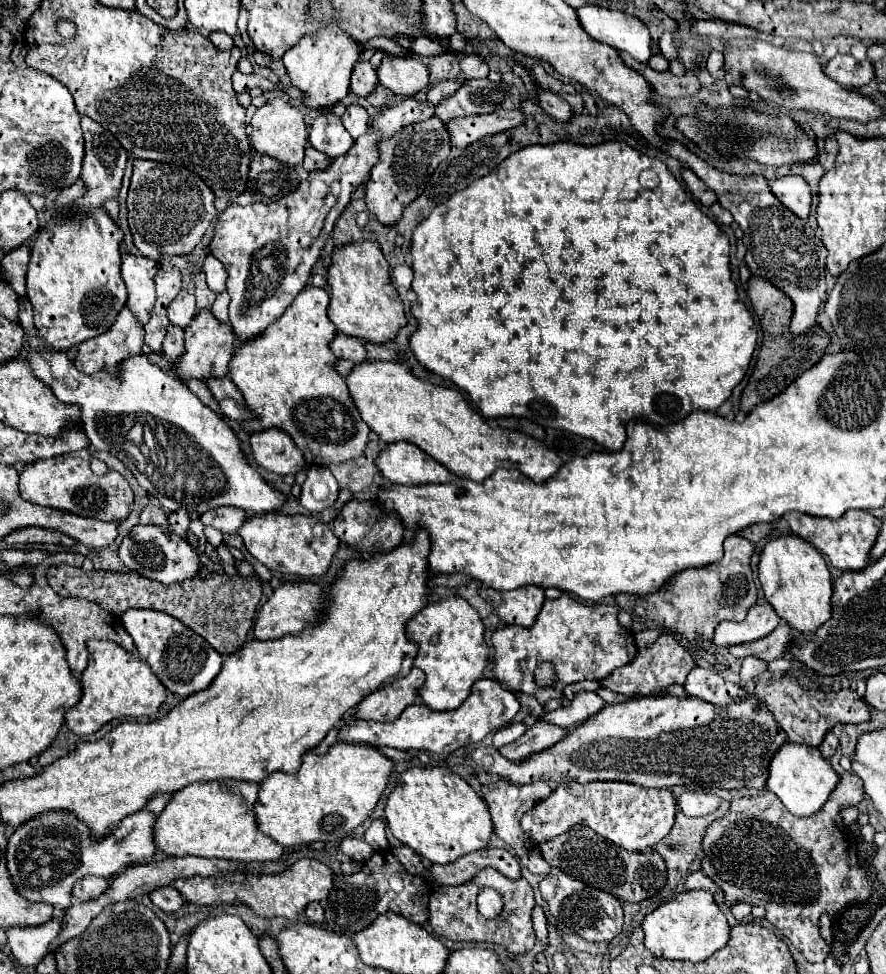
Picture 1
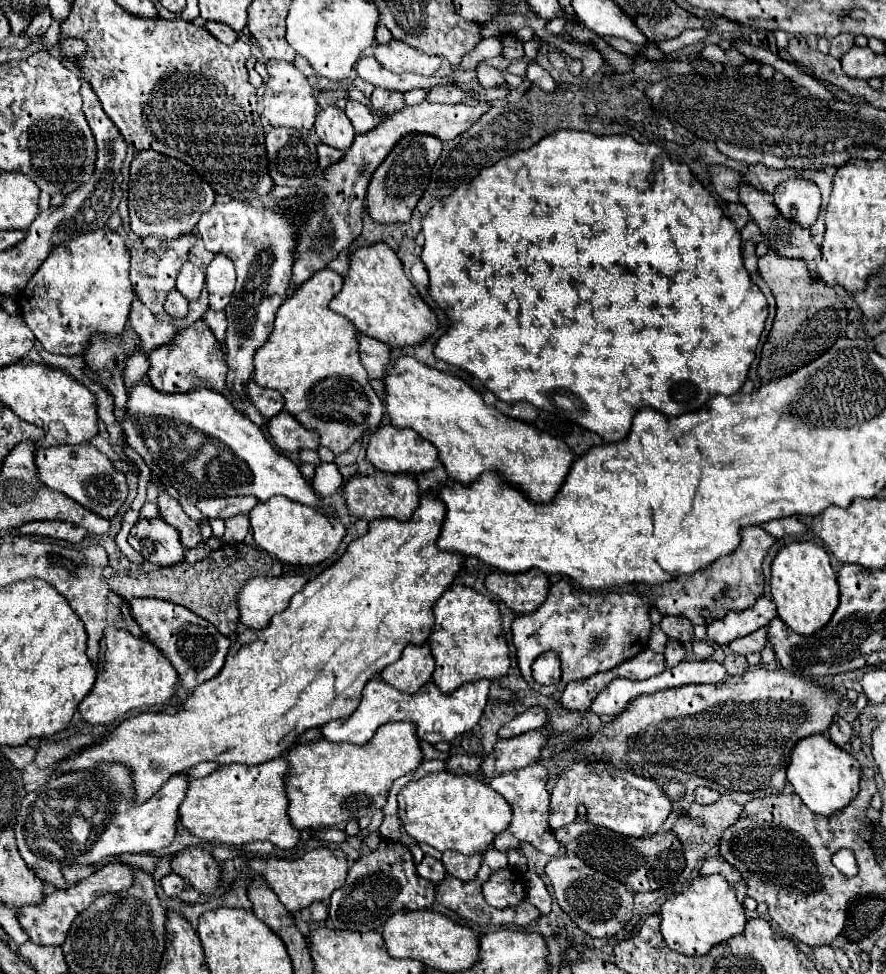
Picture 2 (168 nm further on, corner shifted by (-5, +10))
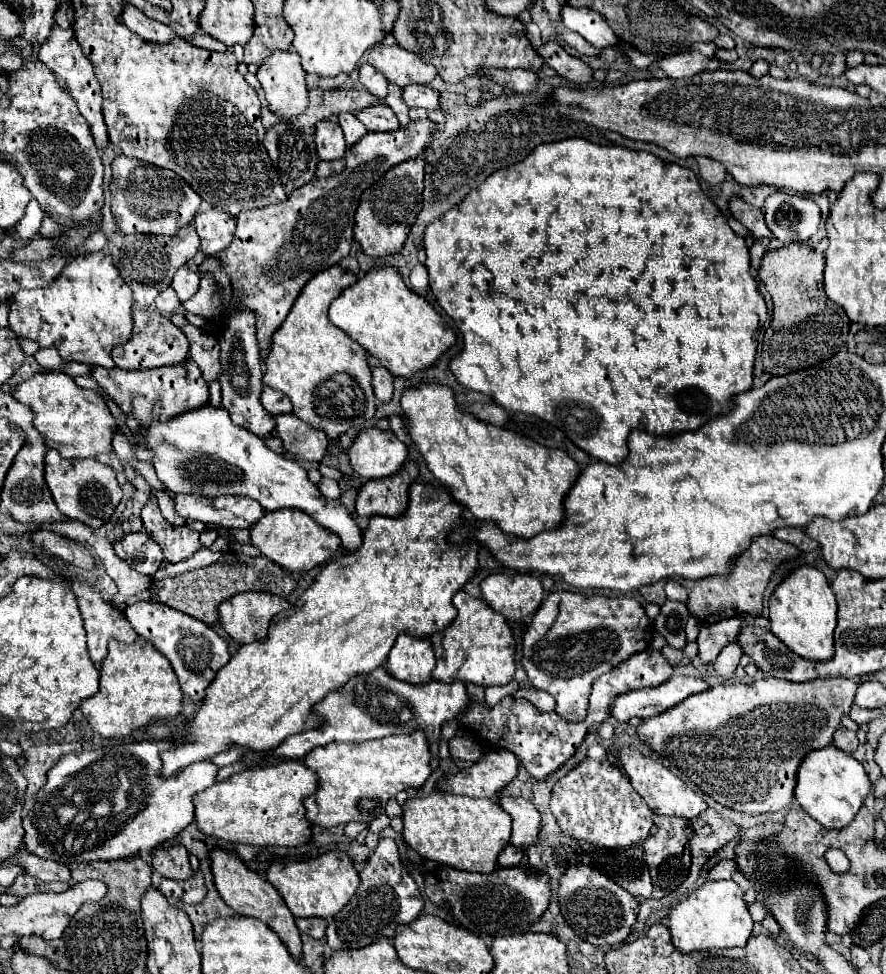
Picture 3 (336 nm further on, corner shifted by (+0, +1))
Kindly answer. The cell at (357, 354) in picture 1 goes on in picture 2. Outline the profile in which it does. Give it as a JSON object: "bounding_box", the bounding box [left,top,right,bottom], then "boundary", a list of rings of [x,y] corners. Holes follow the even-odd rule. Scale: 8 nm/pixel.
{"bounding_box":[359,334,389,380],"boundary":[[[359,334],[359,356],[363,366],[369,372],[369,378],[383,380],[387,366],[389,366],[389,346],[373,340],[369,336]]]}

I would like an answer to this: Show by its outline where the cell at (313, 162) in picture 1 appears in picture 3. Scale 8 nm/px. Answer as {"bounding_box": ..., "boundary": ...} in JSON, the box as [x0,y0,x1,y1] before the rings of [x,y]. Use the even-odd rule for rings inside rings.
{"bounding_box":[316,159,344,177],"boundary":[[[344,159],[338,161],[318,161],[316,177],[330,177],[334,173],[340,173],[344,169]]]}

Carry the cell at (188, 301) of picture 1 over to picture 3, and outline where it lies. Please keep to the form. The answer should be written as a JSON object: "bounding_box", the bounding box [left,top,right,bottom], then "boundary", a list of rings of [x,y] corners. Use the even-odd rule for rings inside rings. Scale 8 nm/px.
{"bounding_box":[172,265,198,303],"boundary":[[[188,265],[178,269],[178,273],[172,279],[172,289],[176,291],[180,303],[186,303],[194,293],[198,291],[198,273],[194,273]]]}

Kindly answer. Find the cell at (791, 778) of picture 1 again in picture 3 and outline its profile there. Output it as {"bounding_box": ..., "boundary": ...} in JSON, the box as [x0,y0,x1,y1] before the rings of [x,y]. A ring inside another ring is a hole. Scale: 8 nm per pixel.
{"bounding_box":[794,745,870,829],"boundary":[[[828,745],[810,751],[802,759],[796,773],[794,797],[800,803],[800,807],[820,825],[824,825],[826,829],[842,829],[854,819],[868,791],[870,791],[870,779],[862,763],[858,763],[852,755],[836,749],[834,745]]]}

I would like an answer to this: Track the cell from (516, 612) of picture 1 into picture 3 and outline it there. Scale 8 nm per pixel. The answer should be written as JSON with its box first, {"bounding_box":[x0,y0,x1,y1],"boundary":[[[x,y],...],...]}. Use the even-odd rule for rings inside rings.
{"bounding_box":[480,575,544,621],"boundary":[[[488,575],[480,589],[486,603],[510,621],[526,619],[544,599],[544,589],[536,575]]]}

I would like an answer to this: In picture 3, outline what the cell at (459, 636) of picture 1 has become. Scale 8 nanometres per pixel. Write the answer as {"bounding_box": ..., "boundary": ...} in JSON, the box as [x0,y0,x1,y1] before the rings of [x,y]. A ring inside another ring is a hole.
{"bounding_box":[430,591,516,687],"boundary":[[[458,591],[452,599],[458,615],[456,619],[438,635],[430,639],[436,653],[436,667],[432,671],[434,681],[442,683],[474,683],[480,687],[506,685],[514,677],[514,651],[516,643],[506,619],[490,609],[482,597],[472,597],[464,591]]]}

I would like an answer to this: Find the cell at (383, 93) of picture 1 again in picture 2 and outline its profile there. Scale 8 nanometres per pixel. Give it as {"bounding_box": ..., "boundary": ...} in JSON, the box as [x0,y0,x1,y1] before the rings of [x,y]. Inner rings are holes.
{"bounding_box":[371,88,405,116],"boundary":[[[375,88],[371,94],[371,114],[373,116],[389,116],[399,112],[405,106],[403,94],[397,90],[385,90],[385,88]]]}

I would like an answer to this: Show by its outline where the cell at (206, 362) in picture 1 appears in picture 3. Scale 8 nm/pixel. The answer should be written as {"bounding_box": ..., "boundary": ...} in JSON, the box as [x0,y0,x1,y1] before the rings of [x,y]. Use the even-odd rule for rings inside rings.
{"bounding_box":[92,361,208,425],"boundary":[[[184,361],[182,365],[168,365],[158,369],[106,369],[106,367],[94,367],[92,377],[98,381],[98,385],[118,403],[118,407],[126,415],[134,415],[136,419],[146,425],[146,421],[160,419],[166,421],[178,413],[184,413],[188,409],[196,409],[198,405],[208,403],[208,383],[202,377],[202,369],[192,361]]]}

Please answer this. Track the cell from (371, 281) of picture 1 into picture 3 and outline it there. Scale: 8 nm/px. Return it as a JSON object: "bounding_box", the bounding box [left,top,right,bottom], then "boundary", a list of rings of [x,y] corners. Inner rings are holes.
{"bounding_box":[328,265,456,377],"boundary":[[[374,265],[354,285],[346,287],[346,291],[332,301],[328,317],[392,375],[400,377],[410,377],[430,367],[456,341],[454,331],[444,325],[440,313],[436,313],[424,297],[410,291],[400,273],[390,265]]]}

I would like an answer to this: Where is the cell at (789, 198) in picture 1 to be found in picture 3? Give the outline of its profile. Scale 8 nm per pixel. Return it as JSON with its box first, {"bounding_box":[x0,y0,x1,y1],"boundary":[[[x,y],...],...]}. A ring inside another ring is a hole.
{"bounding_box":[764,193,820,245],"boundary":[[[772,193],[764,203],[768,229],[782,245],[810,239],[820,223],[818,205],[802,195]]]}

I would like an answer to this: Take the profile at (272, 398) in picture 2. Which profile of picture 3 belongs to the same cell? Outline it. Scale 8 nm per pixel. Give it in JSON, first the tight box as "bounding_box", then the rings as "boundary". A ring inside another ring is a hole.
{"bounding_box":[260,387,292,417],"boundary":[[[264,387],[262,395],[260,395],[260,403],[262,403],[262,407],[264,407],[272,417],[292,411],[290,399],[288,399],[284,393],[278,393],[276,389],[266,389],[266,387]]]}

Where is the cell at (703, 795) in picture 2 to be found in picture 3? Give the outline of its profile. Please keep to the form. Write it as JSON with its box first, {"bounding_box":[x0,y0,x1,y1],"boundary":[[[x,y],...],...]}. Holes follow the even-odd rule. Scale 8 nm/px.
{"bounding_box":[620,749,708,817],"boundary":[[[622,749],[620,753],[622,759],[622,767],[624,773],[630,777],[632,787],[642,795],[642,799],[648,803],[648,807],[656,813],[656,815],[664,815],[664,817],[698,817],[708,808],[708,803],[704,801],[700,795],[696,795],[680,777],[676,777],[674,773],[670,773],[664,765],[650,761],[646,757],[642,757],[638,751],[634,749]]]}

